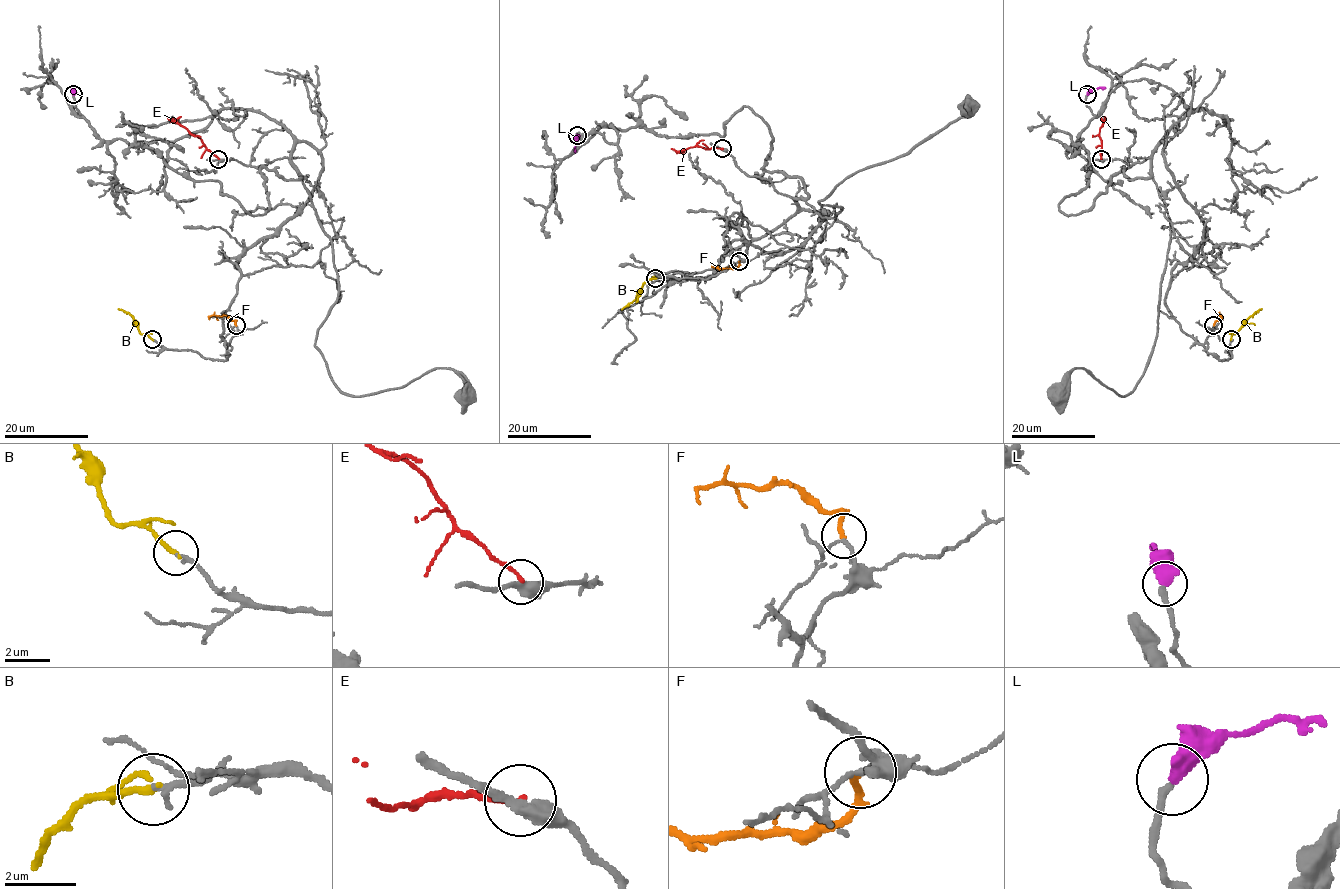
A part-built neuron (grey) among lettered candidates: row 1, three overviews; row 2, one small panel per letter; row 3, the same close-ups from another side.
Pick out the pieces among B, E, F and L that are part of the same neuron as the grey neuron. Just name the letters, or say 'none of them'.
B, F, L

